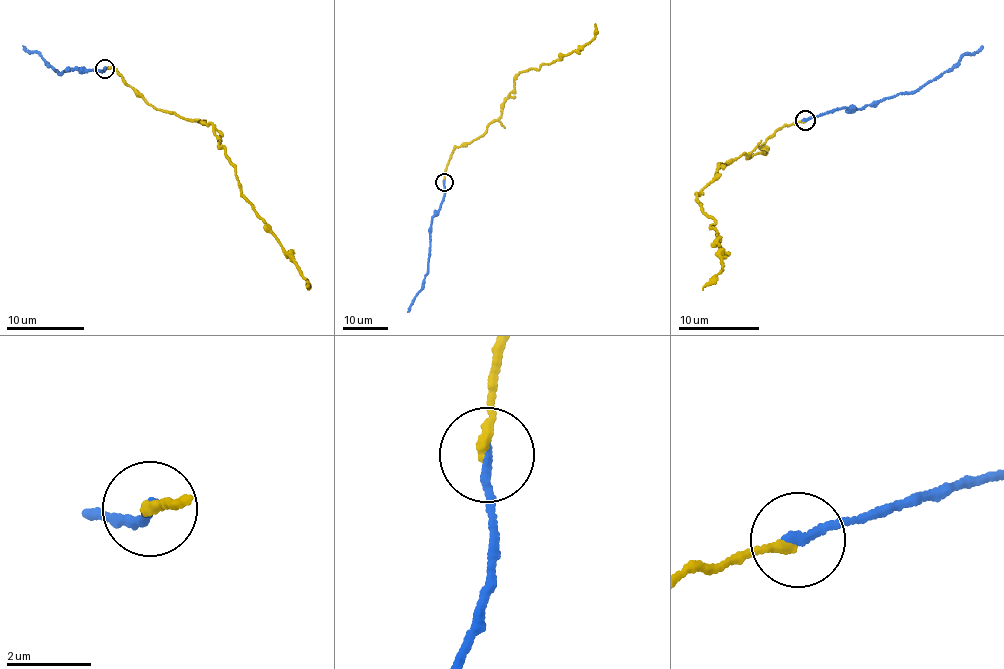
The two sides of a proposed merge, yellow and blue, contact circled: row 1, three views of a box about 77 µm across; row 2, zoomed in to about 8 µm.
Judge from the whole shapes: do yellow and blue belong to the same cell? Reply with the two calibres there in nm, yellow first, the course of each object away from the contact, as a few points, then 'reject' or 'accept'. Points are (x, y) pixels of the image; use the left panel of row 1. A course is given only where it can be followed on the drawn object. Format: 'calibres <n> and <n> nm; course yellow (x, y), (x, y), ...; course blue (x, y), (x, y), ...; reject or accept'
calibres 240 and 240 nm; course yellow (104, 68), (111, 67), (146, 102), (213, 125), (240, 195), (300, 272), (305, 288); course blue (104, 68), (99, 72), (71, 69), (60, 76), (41, 54), (22, 46); accept

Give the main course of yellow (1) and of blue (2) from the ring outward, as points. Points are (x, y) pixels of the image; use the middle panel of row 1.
1: (443, 182), (453, 149), (479, 137), (501, 115), (515, 87), (514, 78), (589, 42), (596, 34), (595, 24)
2: (443, 182), (444, 200), (432, 218), (421, 289), (407, 311)

